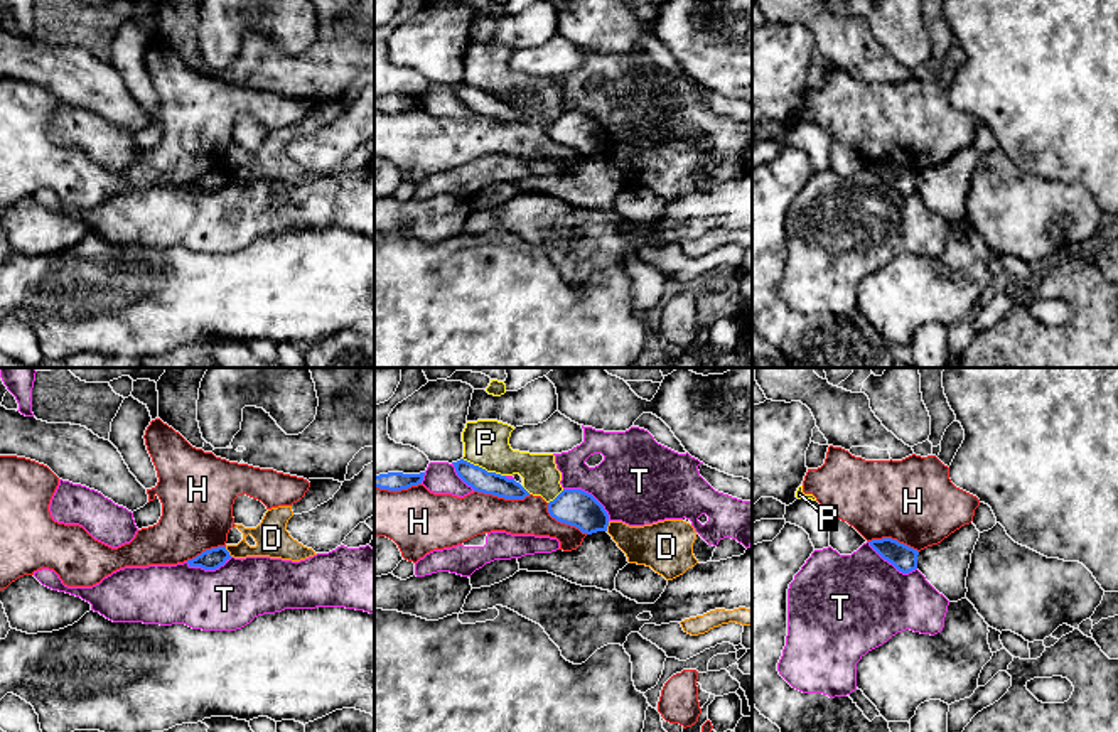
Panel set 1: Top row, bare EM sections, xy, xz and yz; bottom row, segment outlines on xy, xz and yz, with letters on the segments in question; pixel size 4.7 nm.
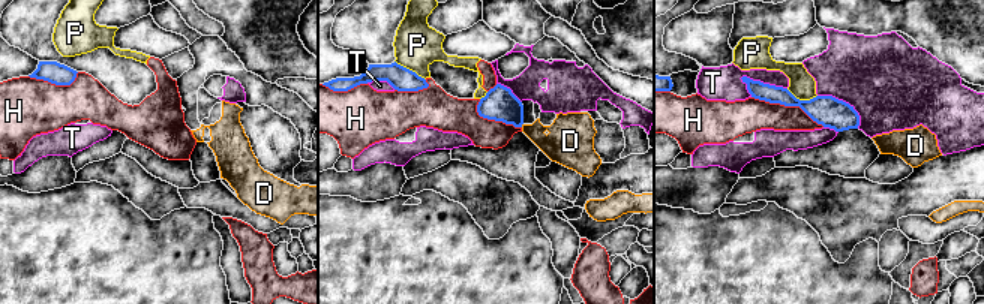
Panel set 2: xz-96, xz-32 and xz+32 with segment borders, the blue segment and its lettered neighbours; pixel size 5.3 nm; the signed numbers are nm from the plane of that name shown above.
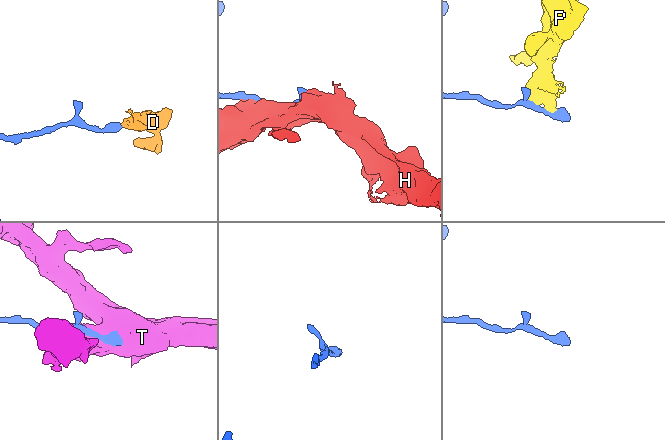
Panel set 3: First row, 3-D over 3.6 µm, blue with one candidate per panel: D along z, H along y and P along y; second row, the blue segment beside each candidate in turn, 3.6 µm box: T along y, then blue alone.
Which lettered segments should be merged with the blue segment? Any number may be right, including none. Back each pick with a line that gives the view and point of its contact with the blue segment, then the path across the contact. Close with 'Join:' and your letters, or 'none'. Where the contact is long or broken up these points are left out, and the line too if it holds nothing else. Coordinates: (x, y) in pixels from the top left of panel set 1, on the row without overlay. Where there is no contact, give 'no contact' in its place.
Join: none

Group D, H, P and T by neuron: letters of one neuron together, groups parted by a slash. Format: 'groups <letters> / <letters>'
groups D / H P / T

